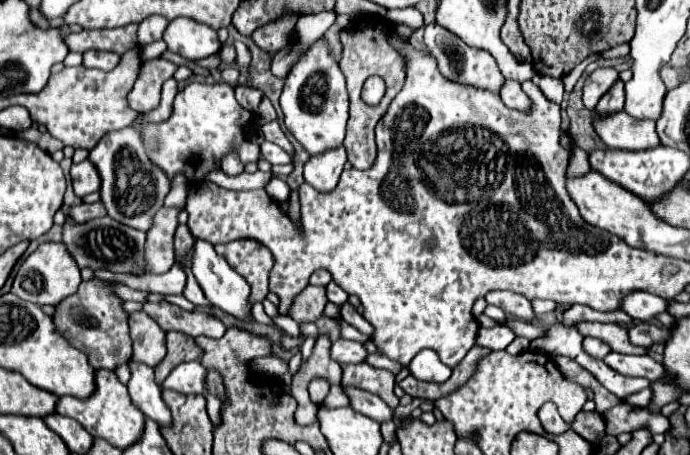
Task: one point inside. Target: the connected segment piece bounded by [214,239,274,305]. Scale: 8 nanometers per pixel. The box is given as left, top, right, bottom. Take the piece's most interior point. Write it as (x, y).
(250, 259)

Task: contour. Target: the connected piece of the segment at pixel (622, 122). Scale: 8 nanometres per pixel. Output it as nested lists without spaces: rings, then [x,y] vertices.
[[[624,111],[606,117],[594,117],[594,129],[610,149],[646,151],[660,145],[656,125],[650,119],[630,119]]]

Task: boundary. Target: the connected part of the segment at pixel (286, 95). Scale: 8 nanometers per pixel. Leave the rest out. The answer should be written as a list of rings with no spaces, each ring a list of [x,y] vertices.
[[[318,39],[290,69],[280,105],[288,131],[312,157],[342,145],[348,121],[348,93],[344,75],[338,69],[338,63],[328,55],[322,39]]]

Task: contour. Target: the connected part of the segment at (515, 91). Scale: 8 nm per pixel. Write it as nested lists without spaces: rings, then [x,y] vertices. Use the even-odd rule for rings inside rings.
[[[506,81],[504,87],[502,87],[502,91],[500,91],[500,97],[502,97],[502,101],[504,101],[506,107],[512,107],[516,111],[530,111],[532,109],[532,101],[522,91],[522,87],[520,87],[518,81]]]

